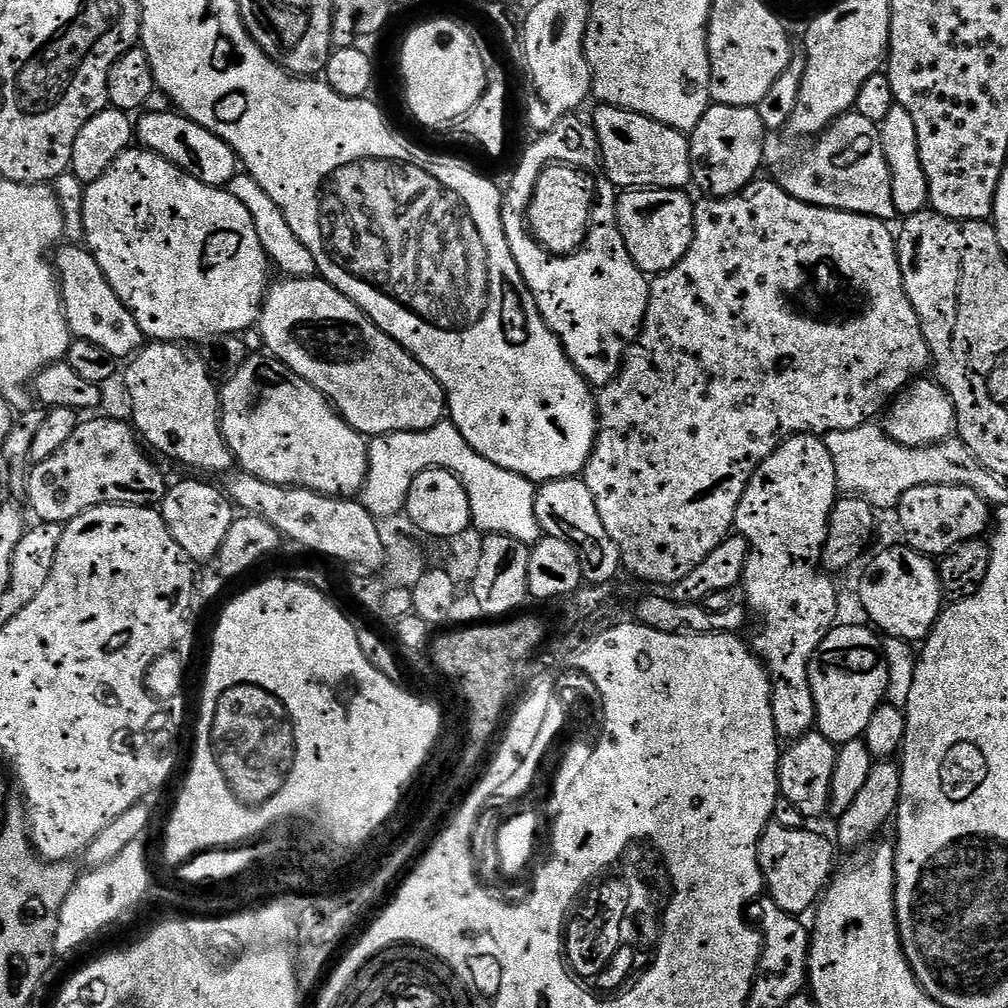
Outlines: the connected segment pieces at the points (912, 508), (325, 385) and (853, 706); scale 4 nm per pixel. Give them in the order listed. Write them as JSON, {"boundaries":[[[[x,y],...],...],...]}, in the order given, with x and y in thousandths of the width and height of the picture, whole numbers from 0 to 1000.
{"boundaries":[[[[920,480],[907,486],[899,486],[891,501],[892,508],[893,524],[901,535],[898,536],[900,543],[922,554],[935,554],[942,546],[946,546],[946,542],[975,533],[982,524],[980,497],[958,482]]],[[[282,276],[279,277],[279,279],[279,282],[276,283],[275,286],[273,283],[273,285],[263,293],[258,308],[256,326],[258,325],[258,333],[262,336],[263,343],[267,345],[263,346],[265,346],[273,356],[279,357],[289,369],[296,371],[304,379],[311,381],[311,383],[324,395],[326,401],[341,414],[342,419],[353,429],[365,435],[382,433],[384,429],[418,429],[424,425],[431,424],[432,421],[436,421],[441,416],[442,394],[438,381],[436,381],[401,344],[395,339],[391,339],[391,335],[387,335],[382,331],[350,298],[340,294],[332,284],[323,281],[320,276]]],[[[836,619],[821,628],[804,657],[810,722],[830,740],[856,731],[867,704],[878,697],[881,688],[881,658],[877,655],[874,632],[864,622]]]]}

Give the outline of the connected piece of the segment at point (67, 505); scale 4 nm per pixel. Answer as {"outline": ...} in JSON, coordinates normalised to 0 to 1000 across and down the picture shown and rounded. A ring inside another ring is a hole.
{"outline":[[[123,417],[76,420],[73,431],[50,454],[31,461],[26,472],[26,497],[37,517],[64,521],[86,504],[102,500],[158,501],[167,488],[168,477],[163,477],[158,462],[146,452],[134,424]]]}

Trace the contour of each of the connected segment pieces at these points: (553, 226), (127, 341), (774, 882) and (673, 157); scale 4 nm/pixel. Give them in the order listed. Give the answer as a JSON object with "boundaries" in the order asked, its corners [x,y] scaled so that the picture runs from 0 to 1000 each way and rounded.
{"boundaries":[[[[546,163],[531,183],[522,220],[533,241],[547,253],[566,253],[582,234],[591,200],[591,181],[584,175],[578,168]]],[[[67,244],[54,254],[54,265],[60,284],[63,314],[72,334],[85,339],[97,339],[101,347],[116,355],[130,355],[143,344],[145,334],[137,323],[133,312],[113,292],[107,277],[101,272],[97,260],[83,244]]],[[[769,815],[761,817],[758,820],[758,826],[754,829],[754,837],[750,841],[761,888],[773,901],[780,903],[785,909],[797,910],[798,905],[805,906],[809,902],[831,857],[830,842],[827,840],[826,834],[822,830],[821,834],[813,825],[805,825],[804,821],[799,819],[792,823],[780,823],[780,819],[772,819]]],[[[607,103],[592,108],[585,115],[585,122],[593,133],[598,174],[606,183],[610,183],[615,188],[682,188],[682,183],[688,179],[688,172],[687,145],[680,132],[632,111],[611,107]]]]}

